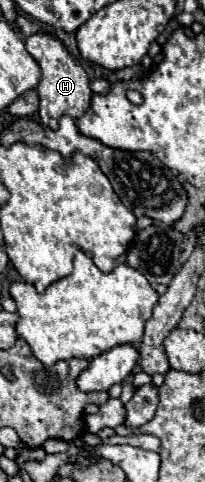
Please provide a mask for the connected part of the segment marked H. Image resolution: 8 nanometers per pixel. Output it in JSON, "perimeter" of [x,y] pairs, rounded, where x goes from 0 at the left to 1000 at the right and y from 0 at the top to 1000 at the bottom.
{"perimeter":[[[166,68],[127,81],[127,102],[137,110],[185,127],[195,143],[205,143],[205,164],[185,172],[185,201],[195,201],[195,251],[215,263],[273,268],[283,251],[302,239],[341,239],[351,247],[390,247],[429,222],[439,222],[439,201],[449,201],[449,185],[439,185],[439,164],[420,156],[420,147],[341,118],[332,102],[312,98],[312,89],[244,73],[244,68]]]}

